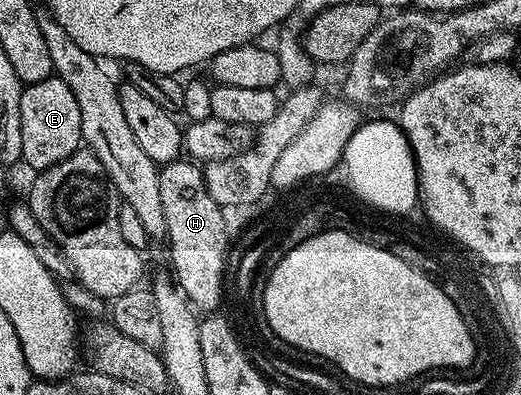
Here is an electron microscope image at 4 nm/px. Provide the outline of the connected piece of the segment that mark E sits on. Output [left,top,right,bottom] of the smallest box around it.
[19,76,82,172]

